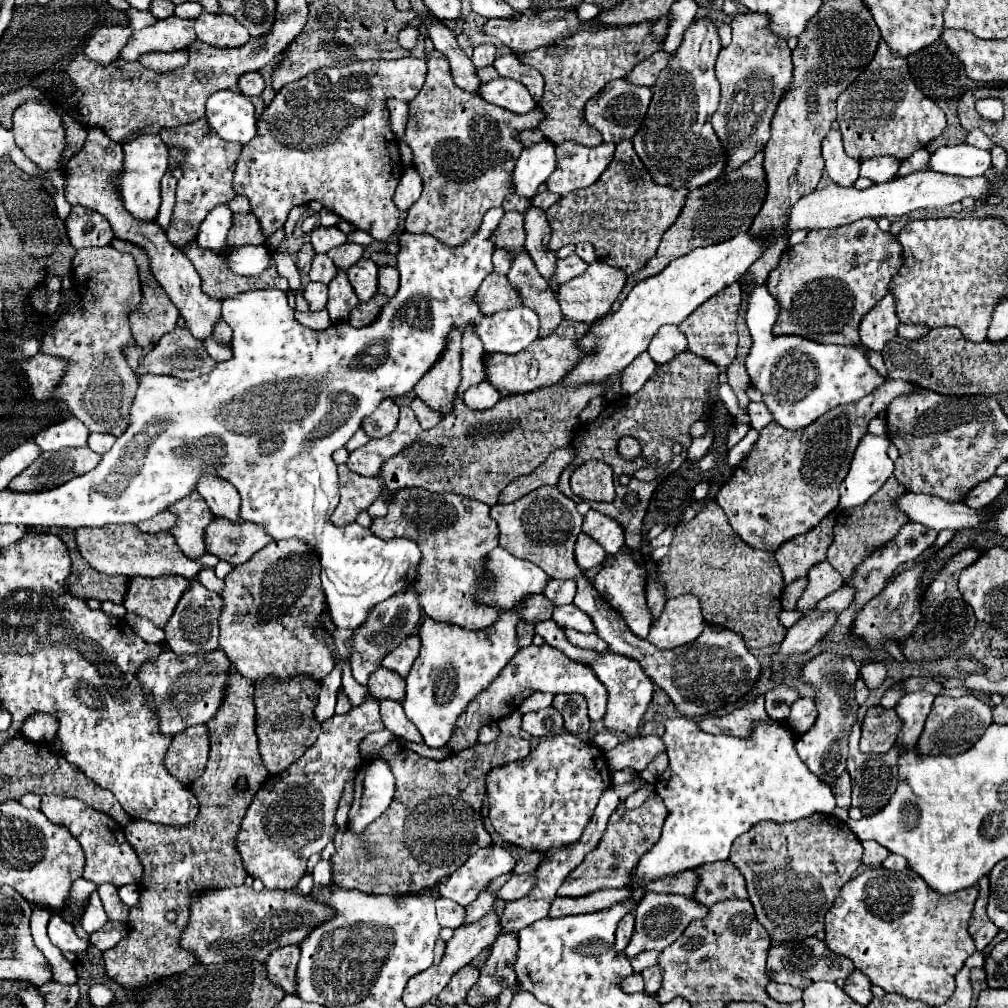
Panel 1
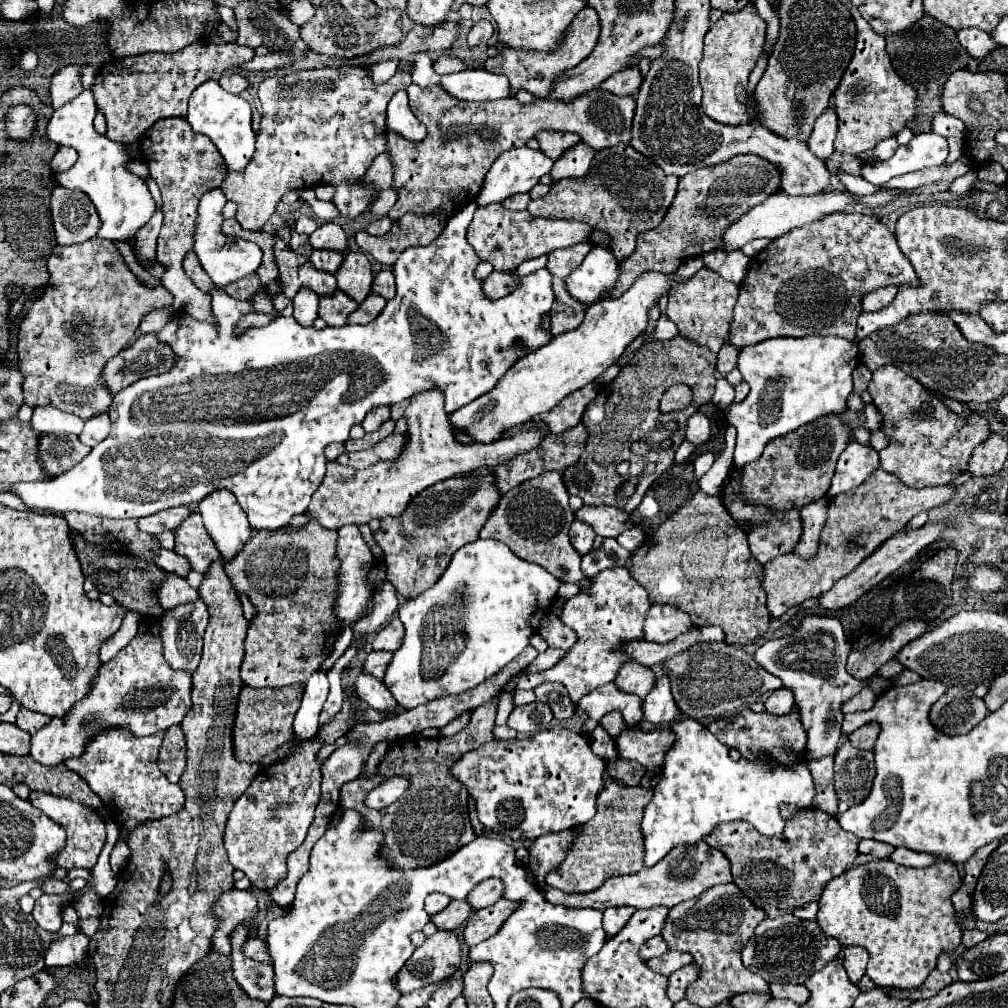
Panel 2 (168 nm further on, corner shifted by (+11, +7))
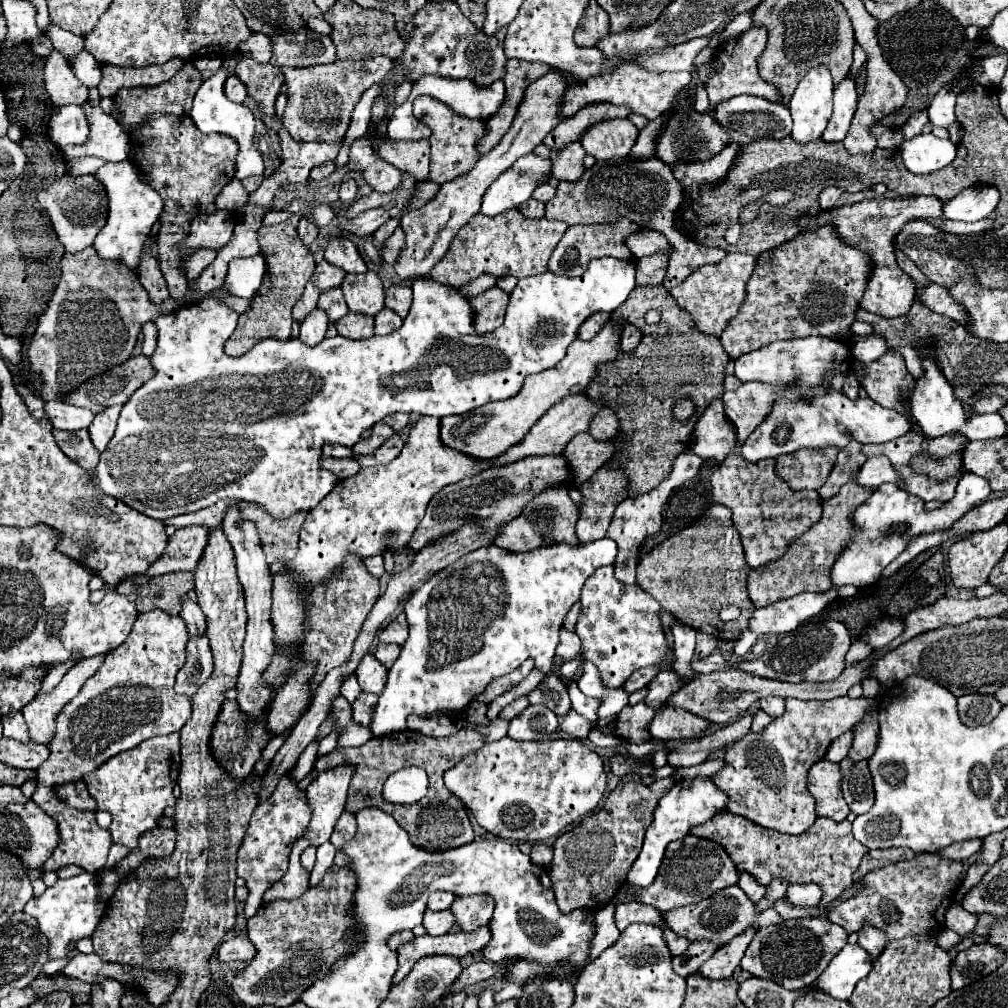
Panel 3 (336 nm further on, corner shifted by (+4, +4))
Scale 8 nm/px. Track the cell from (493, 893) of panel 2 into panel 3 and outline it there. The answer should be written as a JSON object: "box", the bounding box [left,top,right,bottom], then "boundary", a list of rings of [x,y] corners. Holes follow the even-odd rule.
{"box":[452,896,494,932],"boundary":[[[456,896],[452,902],[452,914],[456,914],[456,924],[462,932],[474,932],[488,924],[494,912],[494,900],[488,896]]]}

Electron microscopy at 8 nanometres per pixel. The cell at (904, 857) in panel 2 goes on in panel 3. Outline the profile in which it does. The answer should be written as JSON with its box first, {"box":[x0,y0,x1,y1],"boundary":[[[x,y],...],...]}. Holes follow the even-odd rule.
{"box":[938,838,982,860],"boundary":[[[974,838],[974,840],[968,840],[968,842],[956,842],[944,850],[940,850],[938,854],[948,858],[948,860],[964,860],[964,858],[970,858],[972,854],[976,854],[982,846],[982,838]]]}

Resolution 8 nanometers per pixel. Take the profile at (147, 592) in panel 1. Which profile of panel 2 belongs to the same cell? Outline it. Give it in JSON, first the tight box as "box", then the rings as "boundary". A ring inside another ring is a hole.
{"box":[153,575,199,611],"boundary":[[[165,575],[165,579],[159,583],[159,587],[153,591],[157,597],[157,603],[167,611],[179,603],[187,603],[199,597],[199,591],[193,589],[183,577],[179,575]]]}

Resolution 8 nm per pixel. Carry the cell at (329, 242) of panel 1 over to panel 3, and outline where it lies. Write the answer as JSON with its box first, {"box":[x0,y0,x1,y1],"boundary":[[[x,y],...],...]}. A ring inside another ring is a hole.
{"box":[324,234,368,274],"boundary":[[[338,234],[336,238],[332,238],[328,242],[324,258],[330,264],[342,268],[344,272],[358,272],[360,274],[360,272],[368,270],[362,256],[360,256],[360,252],[358,252],[358,248],[356,248],[356,244],[350,238],[342,236],[342,234]]]}

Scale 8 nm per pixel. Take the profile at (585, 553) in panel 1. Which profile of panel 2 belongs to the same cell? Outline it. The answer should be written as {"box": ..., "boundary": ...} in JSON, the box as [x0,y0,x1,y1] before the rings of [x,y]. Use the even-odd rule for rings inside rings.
{"box":[569,519,595,555],"boundary":[[[575,519],[575,521],[571,523],[569,537],[571,537],[573,547],[575,547],[581,555],[587,555],[587,553],[593,549],[593,539],[595,539],[595,533],[593,533],[593,529],[591,529],[587,523],[583,523],[583,521]]]}

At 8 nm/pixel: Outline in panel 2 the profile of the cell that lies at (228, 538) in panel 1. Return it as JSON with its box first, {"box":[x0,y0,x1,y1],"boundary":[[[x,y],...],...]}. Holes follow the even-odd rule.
{"box":[175,513,221,571],"boundary":[[[193,513],[175,533],[175,553],[189,559],[193,571],[207,571],[213,561],[221,559],[217,545],[209,539],[207,529],[203,527],[201,515]]]}

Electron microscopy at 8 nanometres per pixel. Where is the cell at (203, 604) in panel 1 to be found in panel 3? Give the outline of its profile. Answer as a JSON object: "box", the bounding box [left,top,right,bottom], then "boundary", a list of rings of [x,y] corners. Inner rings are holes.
{"box":[174,636,214,698],"boundary":[[[200,636],[200,638],[192,638],[188,640],[186,646],[188,658],[184,668],[178,672],[176,676],[176,686],[174,690],[178,694],[184,694],[188,698],[192,698],[196,694],[196,690],[206,682],[206,678],[212,674],[212,666],[214,666],[214,658],[208,646],[208,638]]]}

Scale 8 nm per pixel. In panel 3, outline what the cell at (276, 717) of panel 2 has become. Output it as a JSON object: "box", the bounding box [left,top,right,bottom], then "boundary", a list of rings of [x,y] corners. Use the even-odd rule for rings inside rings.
{"box":[210,700,270,778],"boundary":[[[226,700],[224,706],[220,708],[220,718],[216,720],[216,726],[212,730],[212,742],[210,742],[212,744],[212,756],[232,776],[246,778],[246,774],[250,774],[250,770],[258,762],[258,758],[260,758],[264,746],[268,744],[268,740],[270,740],[270,734],[266,732],[264,720],[258,722],[258,724],[254,724],[252,728],[244,726],[244,714],[240,712],[238,704],[234,700]]]}

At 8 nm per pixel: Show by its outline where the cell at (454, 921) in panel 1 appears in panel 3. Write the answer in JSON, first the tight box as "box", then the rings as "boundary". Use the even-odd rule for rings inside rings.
{"box":[428,892,454,910],"boundary":[[[432,892],[428,898],[428,908],[430,910],[448,910],[452,902],[454,902],[452,892]]]}

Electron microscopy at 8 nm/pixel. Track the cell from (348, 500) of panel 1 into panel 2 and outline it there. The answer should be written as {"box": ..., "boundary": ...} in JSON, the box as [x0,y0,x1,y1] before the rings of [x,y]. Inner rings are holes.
{"box":[307,387,543,529],"boundary":[[[433,387],[433,391],[421,391],[421,395],[413,397],[405,411],[405,419],[409,423],[409,445],[399,455],[399,459],[381,461],[361,471],[339,465],[337,461],[327,461],[327,475],[321,487],[315,491],[307,509],[313,519],[317,519],[327,529],[339,529],[347,523],[361,525],[369,523],[373,517],[383,519],[385,515],[399,515],[407,507],[407,503],[425,487],[455,475],[463,475],[465,471],[469,473],[471,469],[481,465],[493,467],[501,461],[513,459],[535,449],[543,439],[539,431],[519,431],[513,437],[497,439],[497,443],[461,445],[451,433],[449,415],[445,413],[445,395],[441,395],[437,387]]]}

